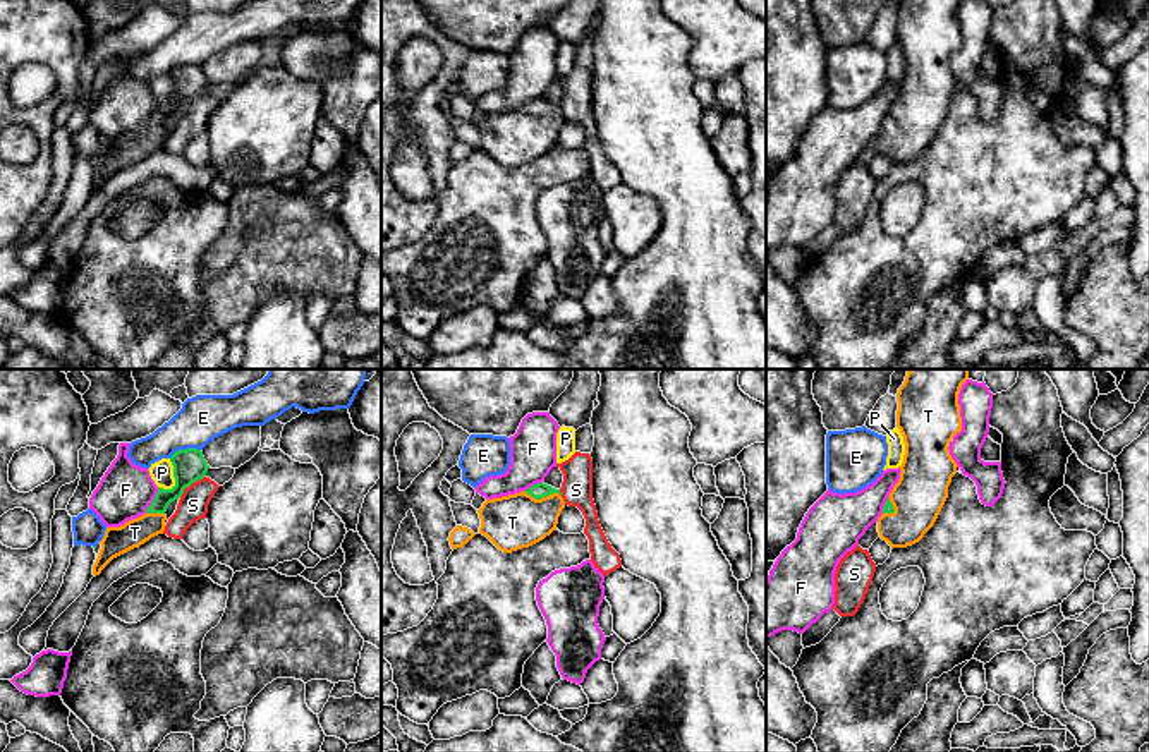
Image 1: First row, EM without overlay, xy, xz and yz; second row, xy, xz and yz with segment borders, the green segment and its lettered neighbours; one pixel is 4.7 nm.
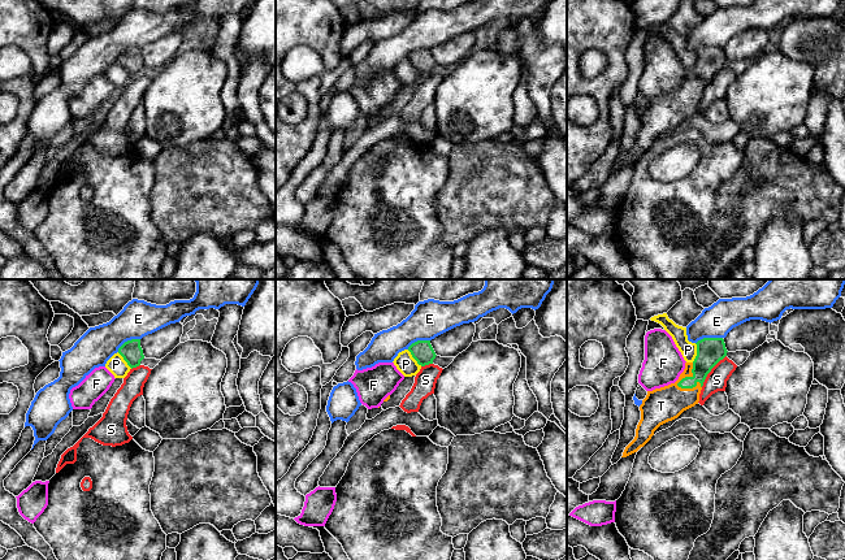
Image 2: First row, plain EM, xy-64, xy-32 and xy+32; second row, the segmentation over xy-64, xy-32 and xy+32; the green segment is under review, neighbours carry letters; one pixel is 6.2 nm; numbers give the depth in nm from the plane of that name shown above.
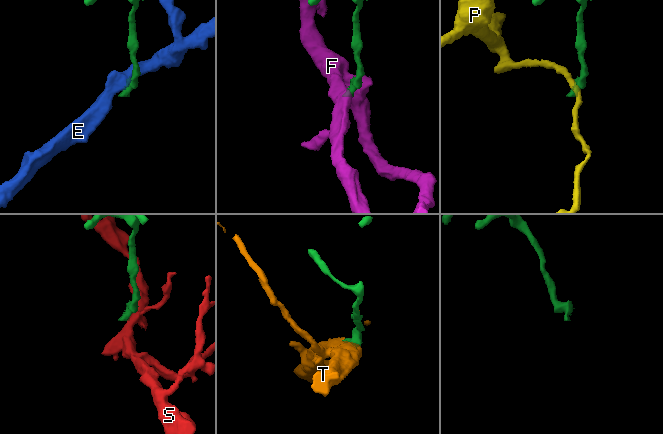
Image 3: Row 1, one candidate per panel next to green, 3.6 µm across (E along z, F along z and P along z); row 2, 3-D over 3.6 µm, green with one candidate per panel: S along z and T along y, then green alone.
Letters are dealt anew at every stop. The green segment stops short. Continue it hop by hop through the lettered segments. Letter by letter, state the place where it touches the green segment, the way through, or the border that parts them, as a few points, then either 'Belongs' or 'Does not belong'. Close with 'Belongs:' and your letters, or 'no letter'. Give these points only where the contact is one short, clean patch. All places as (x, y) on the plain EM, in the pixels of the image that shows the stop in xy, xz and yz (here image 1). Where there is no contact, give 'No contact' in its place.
E: Touches green at xy (184, 66). Boundary: xy (200, 64), (179, 64), (169, 72). Does not belong
F: Touches green at xy (153, 115). Boundary: xy (158, 103), (145, 127). Does not belong
P: Touches green at xy (174, 91). Boundary: xy (169, 74), (174, 84), (174, 100), (164, 105). Does not belong
S: Touches green at xy (191, 98). Boundary: xy (205, 91), (193, 97), (179, 112). Does not belong
T: Touches green at xz (543, 112). Path across: xz (540, 105), (543, 112), (519, 136), (512, 138). Belongs
Belongs: T

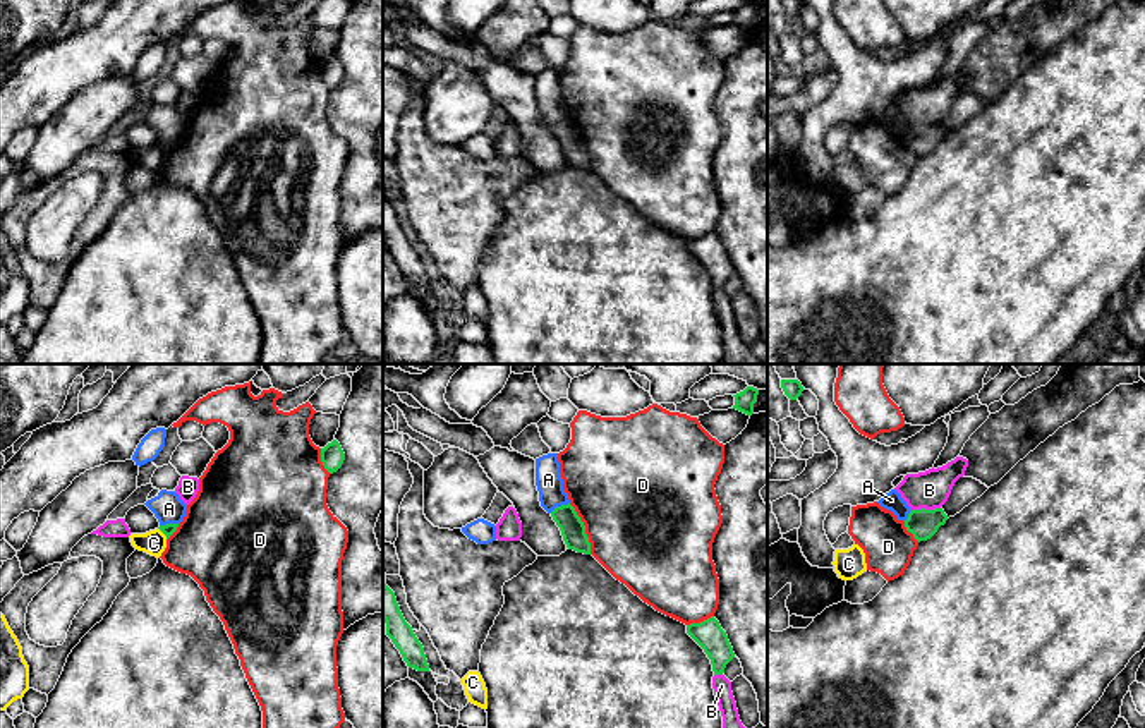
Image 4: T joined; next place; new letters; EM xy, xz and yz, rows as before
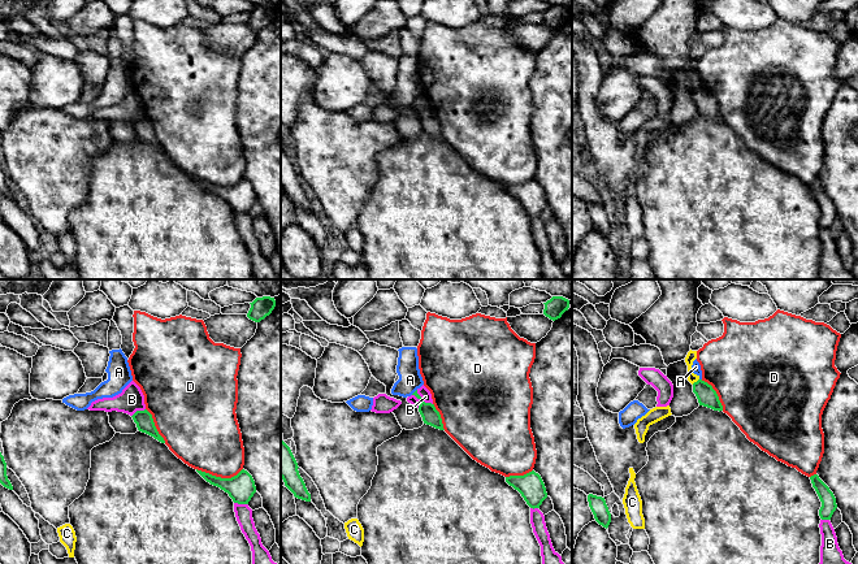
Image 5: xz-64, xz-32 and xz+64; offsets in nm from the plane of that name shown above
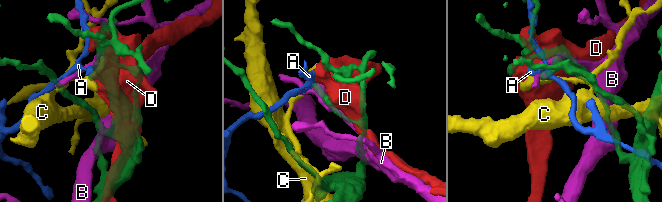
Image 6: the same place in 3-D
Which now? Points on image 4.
A: Touches green at xz (558, 122). Boundary: xz (569, 117), (550, 127). Does not belong
B: Touches green at yz (924, 124). Does not belong
C: Touches green at xy (162, 146). Does not belong
D: Touches green at xz (584, 145). Does not belong
Belongs: no letter

